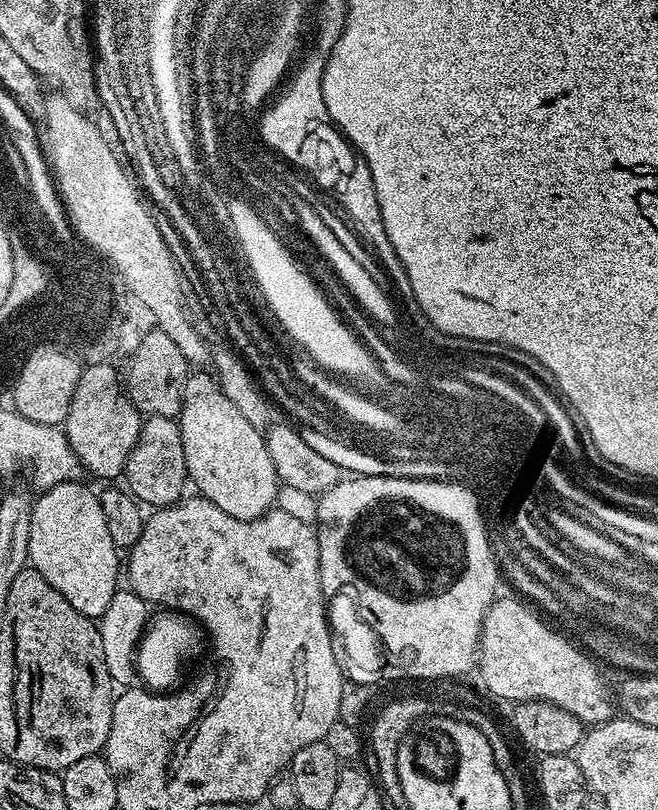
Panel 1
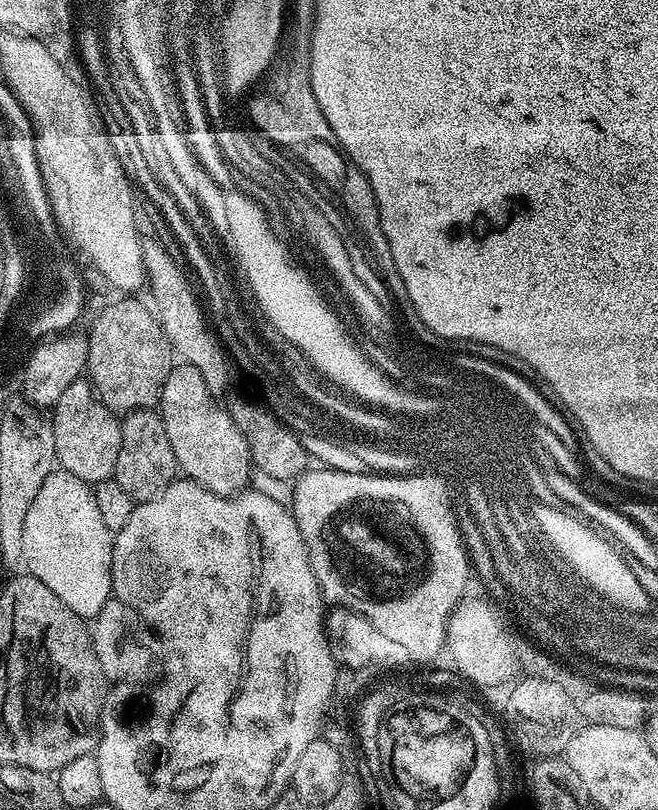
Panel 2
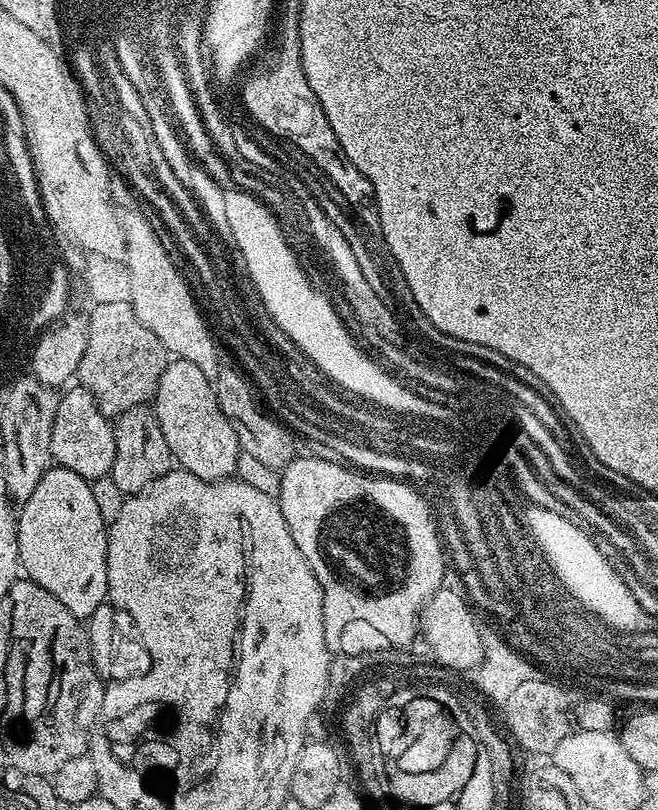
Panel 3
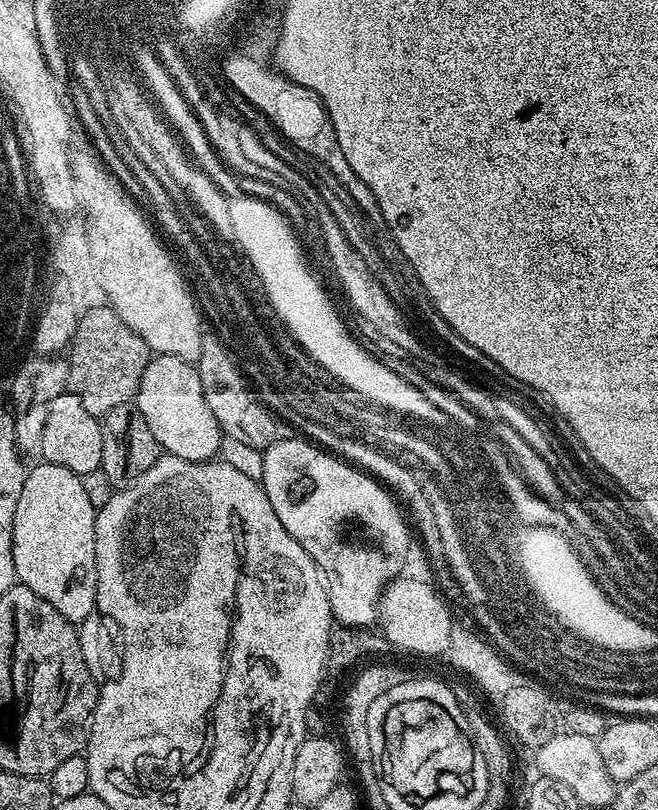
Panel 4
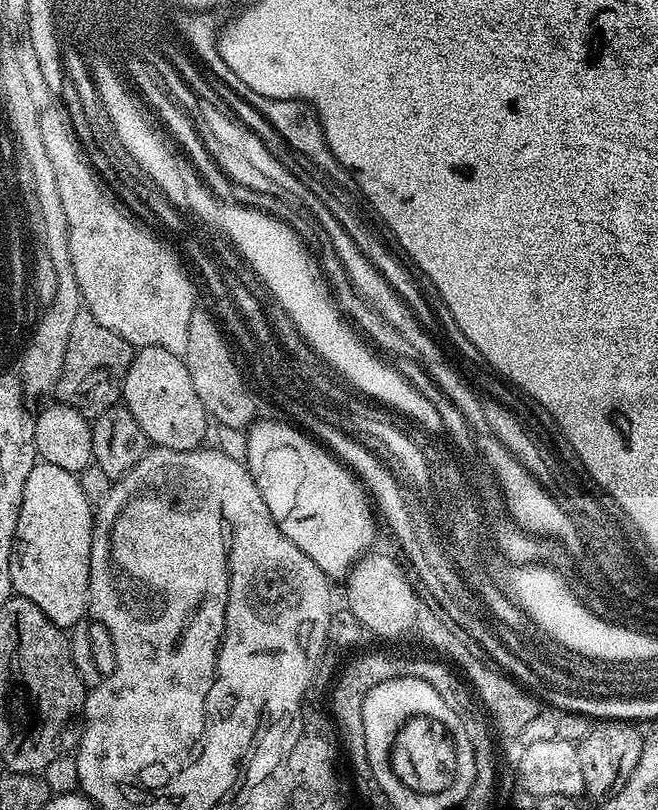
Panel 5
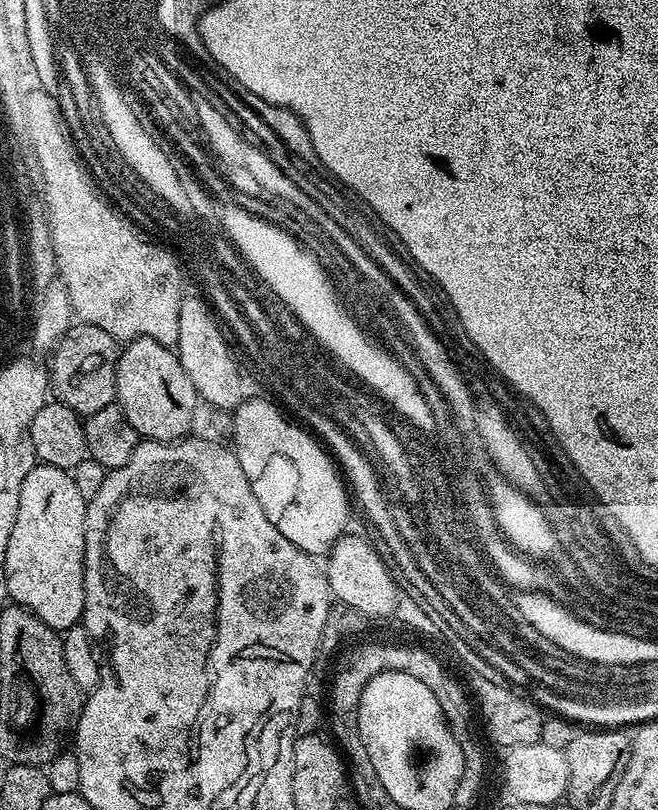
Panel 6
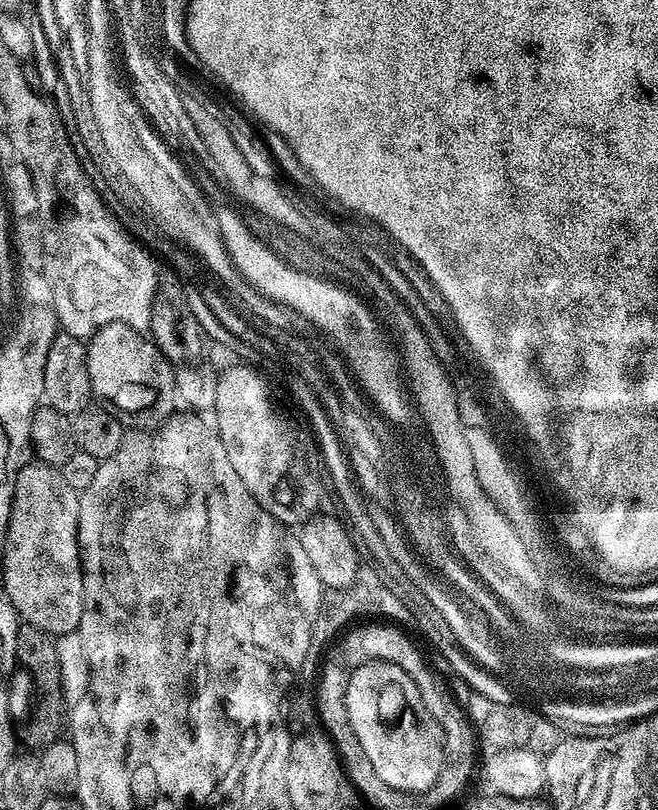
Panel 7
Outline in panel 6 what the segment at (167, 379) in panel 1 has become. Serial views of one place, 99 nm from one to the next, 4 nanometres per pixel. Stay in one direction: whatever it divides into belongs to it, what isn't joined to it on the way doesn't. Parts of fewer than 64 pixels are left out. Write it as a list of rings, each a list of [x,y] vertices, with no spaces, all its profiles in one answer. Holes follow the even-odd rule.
[[[73,323],[60,339],[50,359],[50,392],[59,403],[70,406],[81,418],[86,418],[113,403],[116,398],[116,363],[120,357],[118,341],[102,326]]]

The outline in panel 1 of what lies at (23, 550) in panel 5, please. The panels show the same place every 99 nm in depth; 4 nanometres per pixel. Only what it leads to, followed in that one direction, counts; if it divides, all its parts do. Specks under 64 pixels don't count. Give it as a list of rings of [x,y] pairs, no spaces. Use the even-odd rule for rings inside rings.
[[[69,482],[53,488],[45,488],[35,497],[30,522],[30,546],[28,559],[31,567],[42,574],[74,610],[83,616],[98,618],[110,606],[110,598],[118,590],[116,579],[122,576],[122,556],[110,538],[110,530],[106,530],[106,517],[102,515],[99,495],[84,485],[84,482]]]

